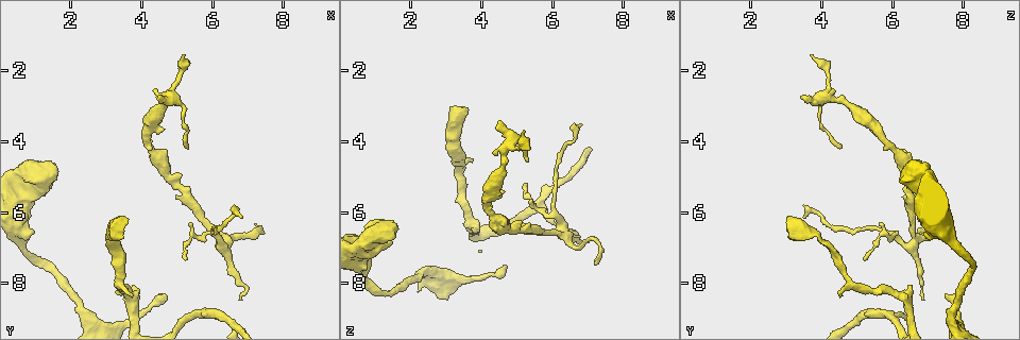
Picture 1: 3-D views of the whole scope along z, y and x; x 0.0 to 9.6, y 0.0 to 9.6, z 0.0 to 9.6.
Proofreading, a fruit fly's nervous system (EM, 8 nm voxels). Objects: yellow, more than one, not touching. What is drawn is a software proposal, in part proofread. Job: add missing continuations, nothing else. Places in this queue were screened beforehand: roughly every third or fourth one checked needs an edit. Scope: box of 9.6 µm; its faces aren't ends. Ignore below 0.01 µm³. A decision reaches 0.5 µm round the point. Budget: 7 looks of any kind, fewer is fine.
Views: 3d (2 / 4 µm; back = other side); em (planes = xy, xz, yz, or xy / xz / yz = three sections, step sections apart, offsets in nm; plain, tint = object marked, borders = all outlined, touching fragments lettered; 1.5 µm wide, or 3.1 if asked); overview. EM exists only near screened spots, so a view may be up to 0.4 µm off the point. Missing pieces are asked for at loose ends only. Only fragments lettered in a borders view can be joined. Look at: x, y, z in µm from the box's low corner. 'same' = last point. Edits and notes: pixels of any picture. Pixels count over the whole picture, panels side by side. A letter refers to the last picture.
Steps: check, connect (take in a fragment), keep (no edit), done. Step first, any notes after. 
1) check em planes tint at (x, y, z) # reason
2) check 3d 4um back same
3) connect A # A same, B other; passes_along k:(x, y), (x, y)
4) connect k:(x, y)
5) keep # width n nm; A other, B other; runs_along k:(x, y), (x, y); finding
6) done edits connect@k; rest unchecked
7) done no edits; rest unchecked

check em planes borders at (0.60, 4.65, 6.95) # free end

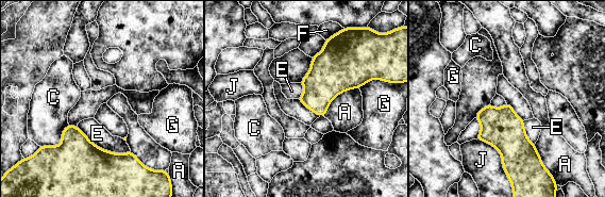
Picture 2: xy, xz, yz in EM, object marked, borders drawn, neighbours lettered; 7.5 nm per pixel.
keep # longest_contact E 440 nm; A other, C other, E other, F other, G other, J other; no lettered fragment goes on from it

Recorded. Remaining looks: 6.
check em planes borders at (3.75, 8.35, 4.55) # an open end

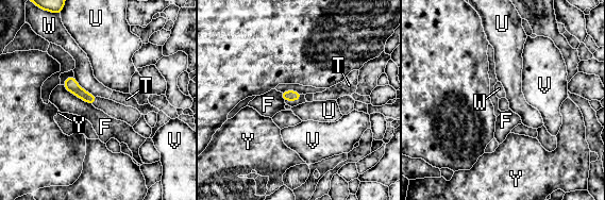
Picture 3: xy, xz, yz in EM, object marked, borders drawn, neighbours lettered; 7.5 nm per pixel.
keep # F other, T other, U other, V other, W other, Y other; border 3:(73, 76), (83, 88), (96, 96); no lettered fragment goes on from it

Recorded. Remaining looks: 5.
check em planes tint at (4.70, 8.35, 7.50) # thin end

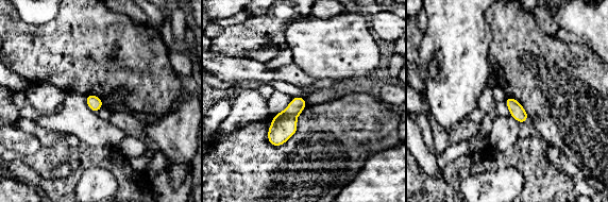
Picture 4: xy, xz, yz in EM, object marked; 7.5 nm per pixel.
check em planes borders same

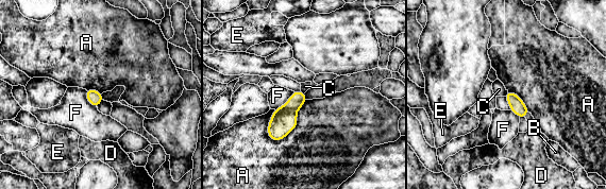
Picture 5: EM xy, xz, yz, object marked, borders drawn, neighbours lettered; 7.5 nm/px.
keep # width 110 nm; A other, B other, C other, D other, E other, F other; border 5:(507, 90), (504, 96); no lettered fragment goes on from it

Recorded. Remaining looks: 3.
done no edits; rest unchecked

